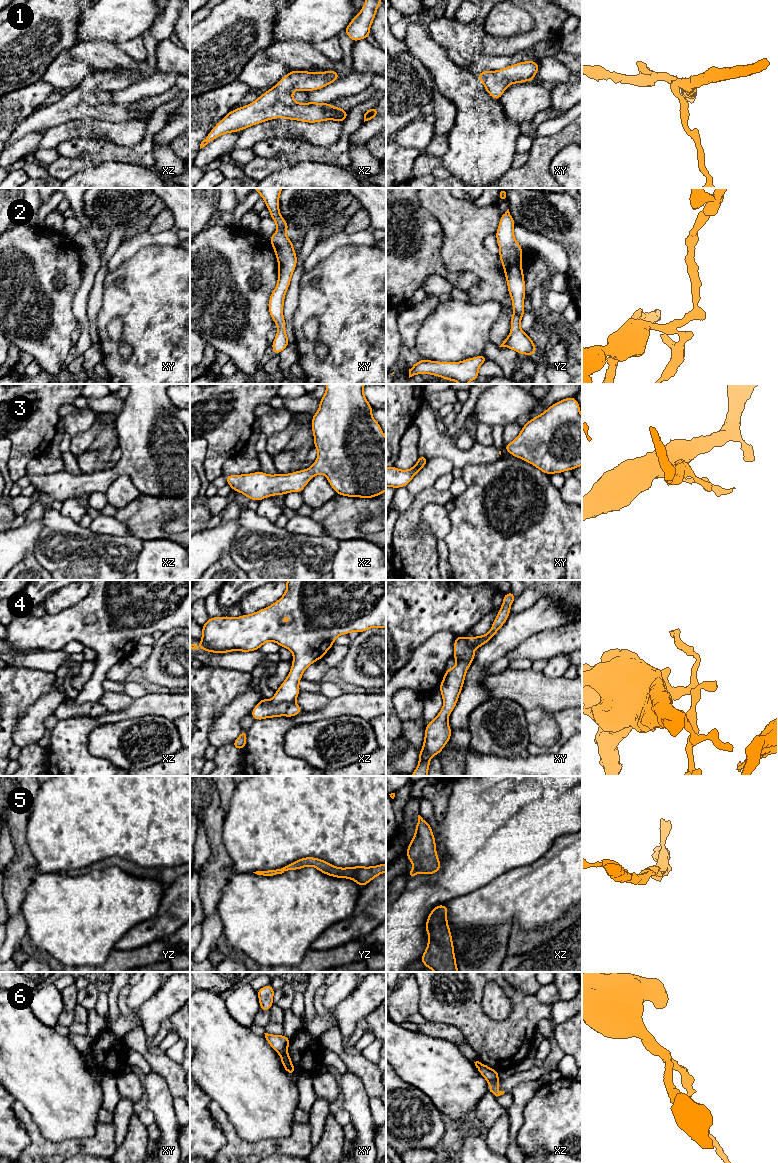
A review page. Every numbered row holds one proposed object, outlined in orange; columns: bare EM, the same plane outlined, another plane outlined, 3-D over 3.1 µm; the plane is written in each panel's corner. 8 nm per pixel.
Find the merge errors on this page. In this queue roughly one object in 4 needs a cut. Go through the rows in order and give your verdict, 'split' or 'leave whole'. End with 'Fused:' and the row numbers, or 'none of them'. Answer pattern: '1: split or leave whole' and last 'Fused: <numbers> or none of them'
1: leave whole
2: leave whole
3: leave whole
4: split
5: leave whole
6: split
Fused: 4, 6

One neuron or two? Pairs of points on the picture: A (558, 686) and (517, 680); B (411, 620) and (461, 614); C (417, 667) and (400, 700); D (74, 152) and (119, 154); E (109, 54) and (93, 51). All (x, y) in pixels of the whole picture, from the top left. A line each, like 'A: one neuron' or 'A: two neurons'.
A: one neuron
B: one neuron
C: two neurons
D: one neuron
E: one neuron

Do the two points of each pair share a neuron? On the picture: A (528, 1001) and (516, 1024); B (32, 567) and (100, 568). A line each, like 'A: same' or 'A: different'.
A: same
B: different

